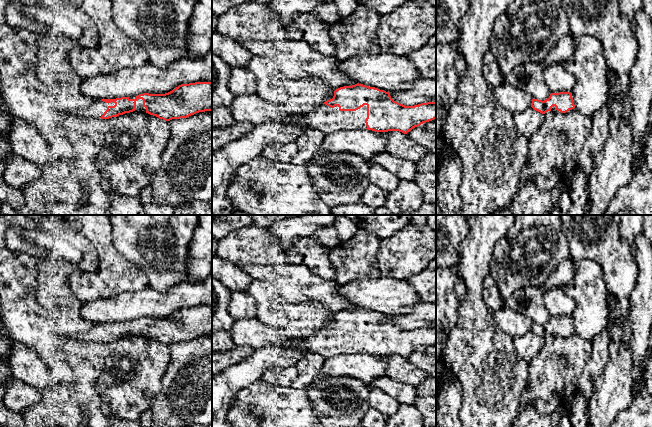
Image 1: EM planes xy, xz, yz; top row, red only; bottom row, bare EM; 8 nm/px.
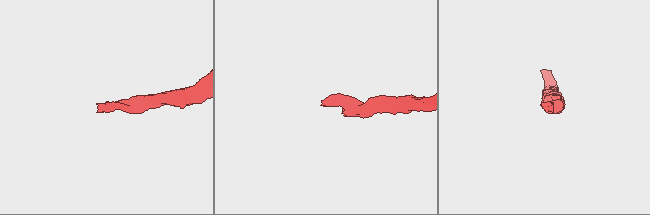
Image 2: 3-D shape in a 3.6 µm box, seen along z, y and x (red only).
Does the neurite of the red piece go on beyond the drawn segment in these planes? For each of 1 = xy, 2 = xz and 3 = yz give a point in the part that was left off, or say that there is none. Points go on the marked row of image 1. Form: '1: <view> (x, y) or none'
1: xy (96, 109)
2: xz (321, 117)
3: none

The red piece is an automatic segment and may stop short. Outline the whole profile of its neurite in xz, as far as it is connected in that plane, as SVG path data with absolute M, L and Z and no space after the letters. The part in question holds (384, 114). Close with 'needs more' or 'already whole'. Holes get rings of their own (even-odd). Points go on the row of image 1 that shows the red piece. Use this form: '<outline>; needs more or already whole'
M357 83L352 86L344 86L336 89L332 99L325 101L323 104L306 113L288 116L284 123L296 123L303 129L317 128L329 134L334 130L333 118L340 111L356 111L364 105L367 106L366 129L375 132L399 131L407 134L413 128L436 119L436 102L405 106L394 101L389 92Z; needs more

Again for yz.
M551 93L548 99L542 101L533 98L531 103L531 107L542 114L551 111L553 106L555 106L556 110L561 113L566 113L569 110L574 109L575 105L573 102L572 93Z; already whole

